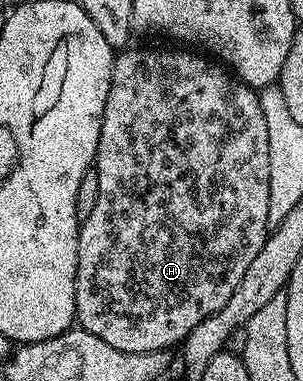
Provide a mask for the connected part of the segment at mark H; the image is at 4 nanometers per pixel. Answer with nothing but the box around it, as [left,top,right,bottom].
[74,49,271,354]

